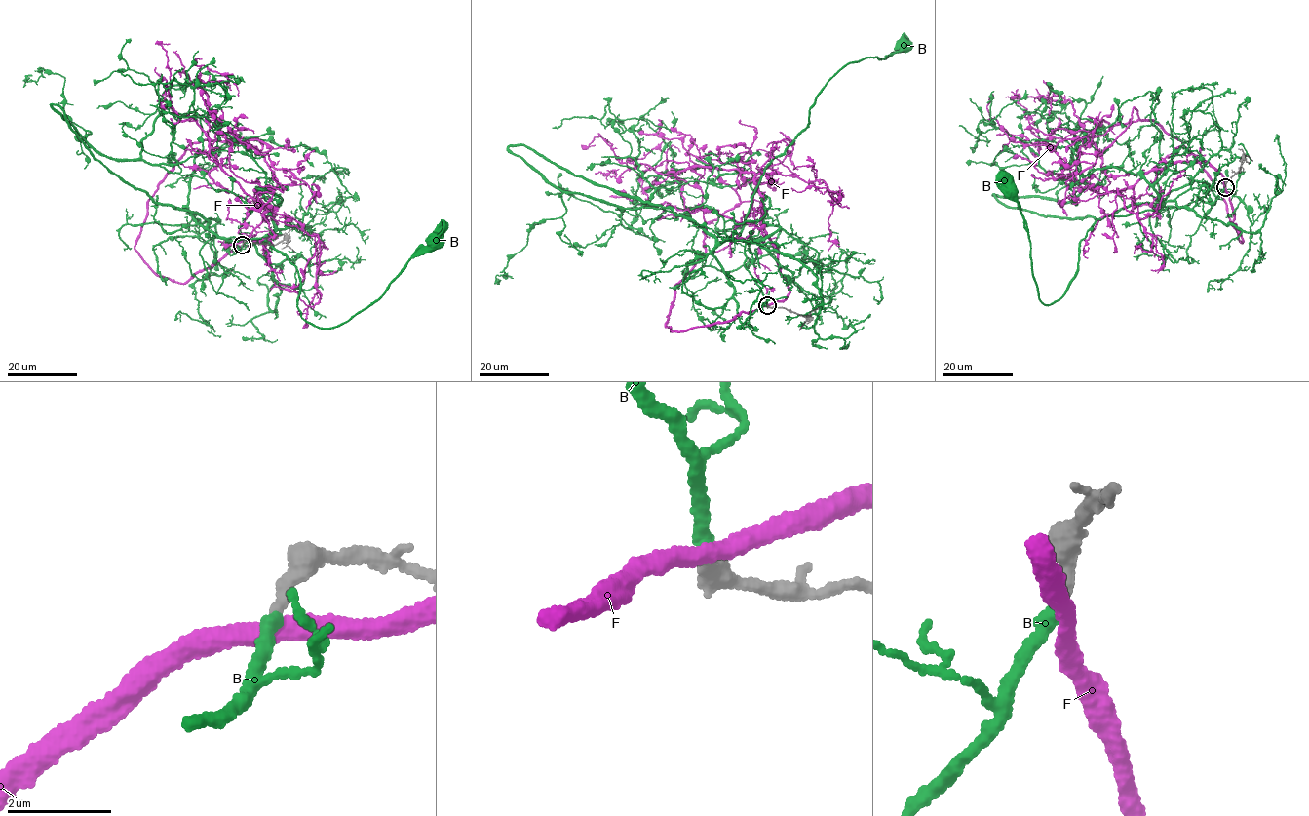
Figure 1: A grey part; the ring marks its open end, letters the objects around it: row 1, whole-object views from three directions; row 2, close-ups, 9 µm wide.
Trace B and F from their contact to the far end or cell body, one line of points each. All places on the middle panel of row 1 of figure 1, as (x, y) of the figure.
B: (767, 305), (745, 266), (740, 238), (759, 177), (810, 122), (817, 95), (834, 75), (902, 45)
F: (767, 305), (788, 280), (737, 155), (757, 184), (763, 169), (731, 188), (680, 140), (639, 133)

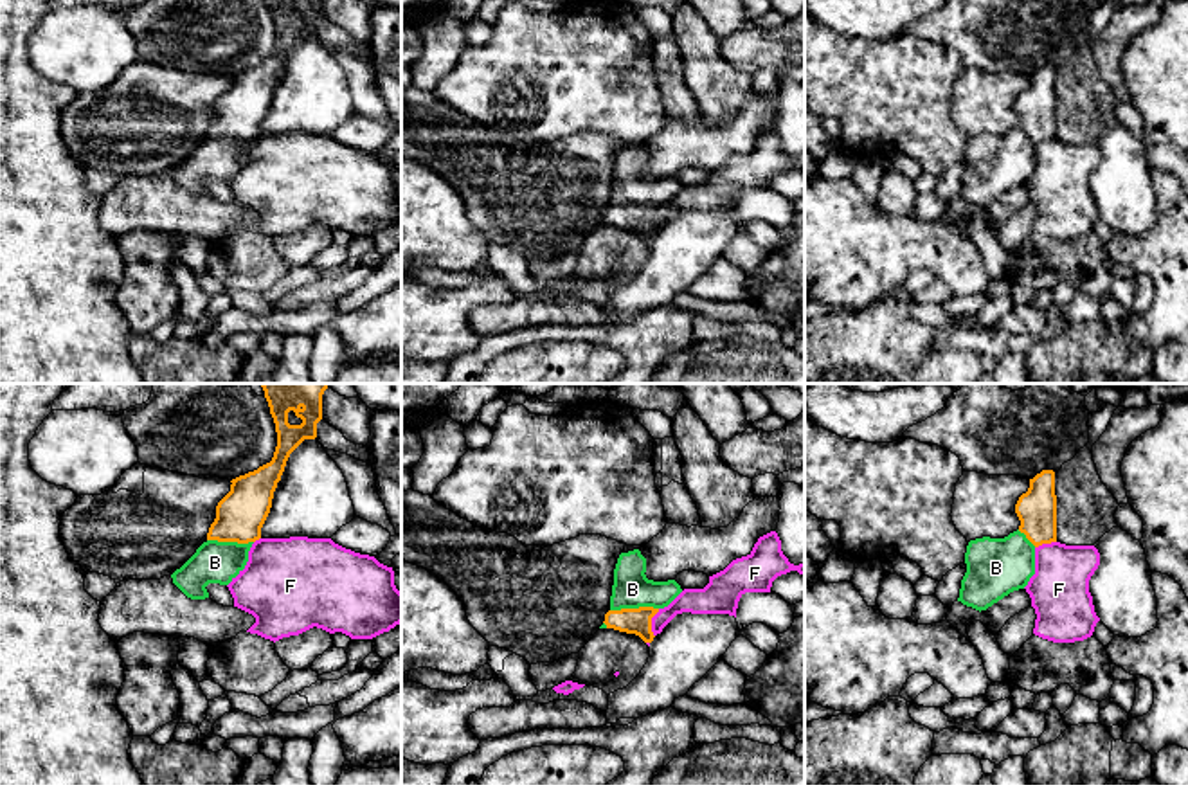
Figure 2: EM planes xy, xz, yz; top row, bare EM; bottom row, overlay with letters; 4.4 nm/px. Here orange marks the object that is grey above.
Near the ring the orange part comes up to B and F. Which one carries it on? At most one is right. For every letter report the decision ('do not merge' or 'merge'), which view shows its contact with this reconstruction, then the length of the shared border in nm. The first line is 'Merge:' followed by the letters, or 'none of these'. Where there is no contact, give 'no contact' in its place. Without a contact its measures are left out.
Merge: B
B: merge | xz | 220 nm
F: do not merge | xz | 130 nm

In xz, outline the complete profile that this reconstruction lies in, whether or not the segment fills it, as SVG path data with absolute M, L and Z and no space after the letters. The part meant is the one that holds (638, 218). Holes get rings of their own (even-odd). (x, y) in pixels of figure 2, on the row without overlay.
M639 146L621 149L614 166L610 207L599 225L614 225L653 238L652 214L668 203L680 189L675 176L646 175L646 155Z

